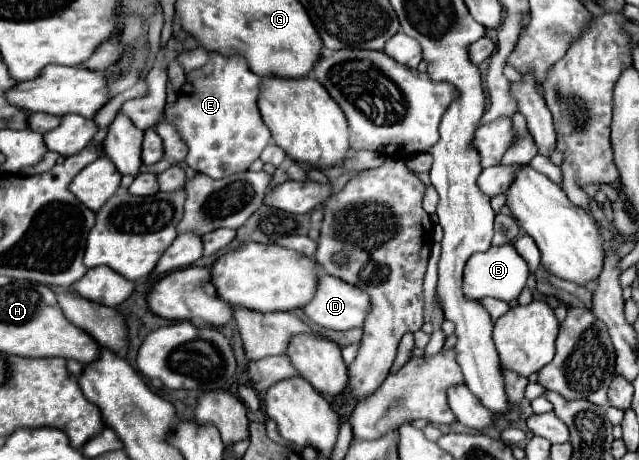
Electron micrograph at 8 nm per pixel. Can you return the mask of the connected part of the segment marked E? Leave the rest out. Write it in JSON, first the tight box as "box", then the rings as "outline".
{"box":[165,52,271,178],"outline":[[[213,52],[205,66],[187,72],[185,84],[181,86],[177,100],[165,106],[165,120],[177,128],[179,136],[189,148],[185,158],[187,166],[211,178],[227,178],[231,174],[249,170],[249,166],[261,156],[263,148],[271,142],[271,132],[261,120],[259,106],[257,106],[261,82],[263,78],[259,78],[249,70],[247,60],[243,60],[241,56],[225,56],[219,52]]]}

